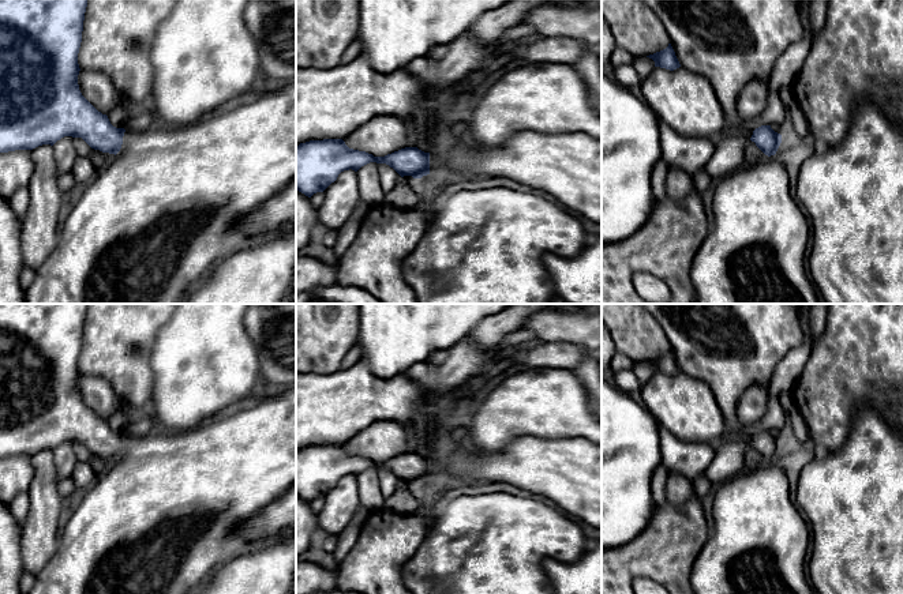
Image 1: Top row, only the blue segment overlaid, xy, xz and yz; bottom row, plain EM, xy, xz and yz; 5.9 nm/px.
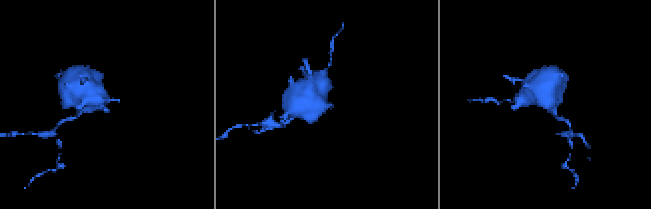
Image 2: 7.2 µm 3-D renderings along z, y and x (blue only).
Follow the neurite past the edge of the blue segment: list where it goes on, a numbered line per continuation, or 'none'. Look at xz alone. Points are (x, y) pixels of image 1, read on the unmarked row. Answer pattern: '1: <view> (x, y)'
1: xz (568, 472)

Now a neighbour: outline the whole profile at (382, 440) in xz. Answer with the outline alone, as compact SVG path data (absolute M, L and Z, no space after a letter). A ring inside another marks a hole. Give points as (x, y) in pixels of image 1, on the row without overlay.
M375 421L353 435L344 444L349 454L385 462L409 452L408 435L398 421Z

